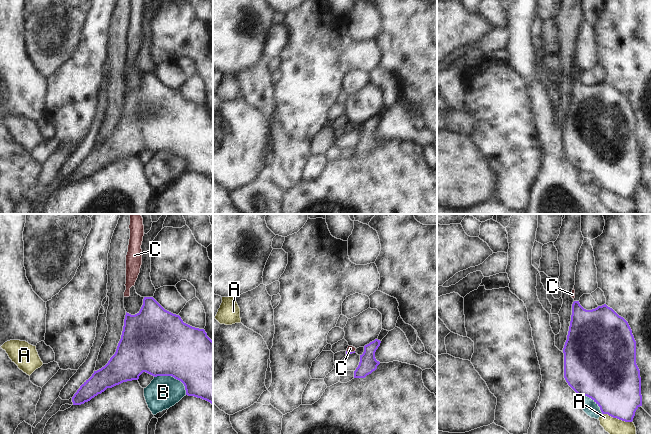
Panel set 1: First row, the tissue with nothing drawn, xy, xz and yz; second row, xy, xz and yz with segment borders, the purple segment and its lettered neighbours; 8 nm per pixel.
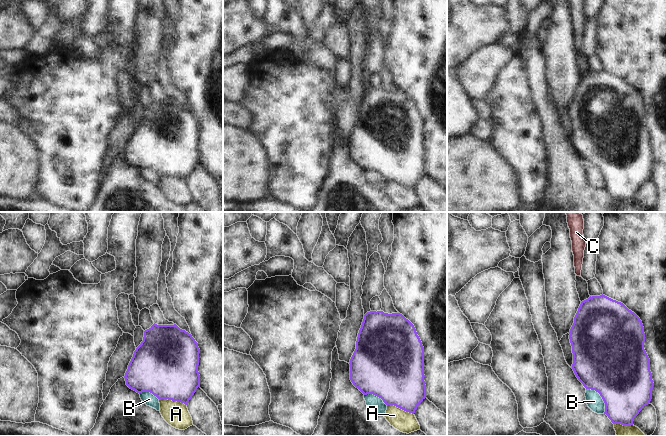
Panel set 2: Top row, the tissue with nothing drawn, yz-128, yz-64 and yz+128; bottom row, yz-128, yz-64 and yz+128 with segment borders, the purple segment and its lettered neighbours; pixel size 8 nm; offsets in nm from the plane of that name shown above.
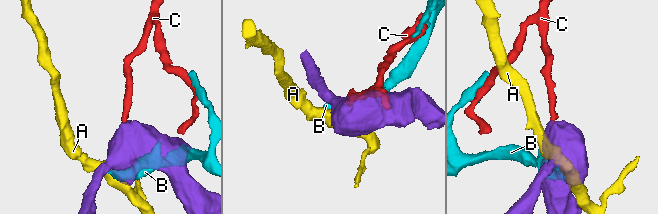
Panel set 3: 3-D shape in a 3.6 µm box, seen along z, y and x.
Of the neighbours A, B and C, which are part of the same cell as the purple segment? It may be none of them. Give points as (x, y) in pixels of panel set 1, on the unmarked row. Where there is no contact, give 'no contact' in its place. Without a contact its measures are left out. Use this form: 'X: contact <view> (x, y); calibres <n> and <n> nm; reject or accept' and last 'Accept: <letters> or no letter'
A: contact yz (617, 194); calibres 400 and 180 nm; reject
B: contact xy (174, 153); calibres 460 and 260 nm; reject
C: contact xz (350, 128); calibres 30 and 50 nm; accept
Accept: C

